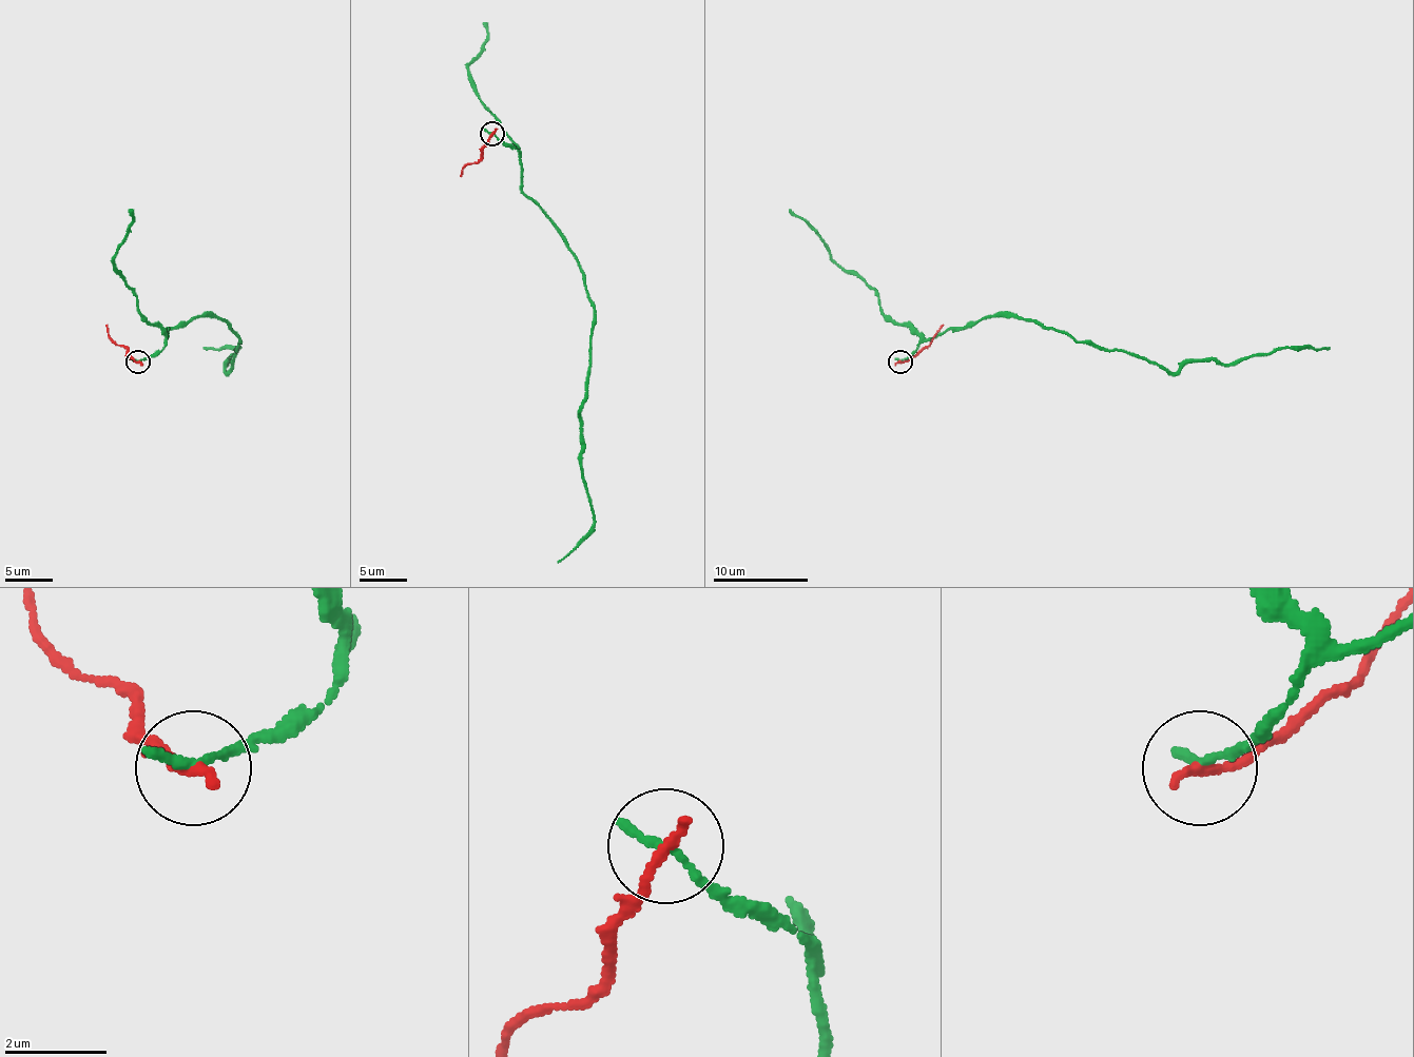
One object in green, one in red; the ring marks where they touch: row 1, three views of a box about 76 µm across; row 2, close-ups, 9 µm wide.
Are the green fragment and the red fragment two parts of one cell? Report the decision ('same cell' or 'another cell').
another cell

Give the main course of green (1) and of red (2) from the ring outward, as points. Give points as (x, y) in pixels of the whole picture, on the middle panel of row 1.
1: (492, 133), (517, 150), (521, 190), (572, 254), (593, 311), (581, 406), (581, 470), (593, 529), (557, 563)
2: (492, 133), (476, 161), (460, 175)

